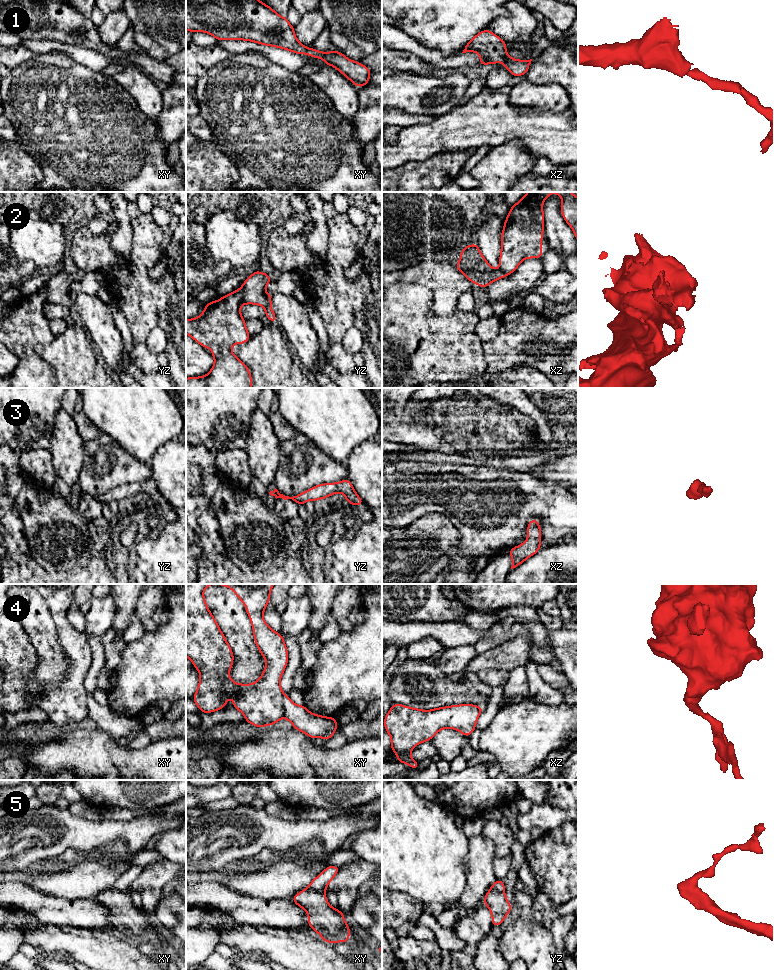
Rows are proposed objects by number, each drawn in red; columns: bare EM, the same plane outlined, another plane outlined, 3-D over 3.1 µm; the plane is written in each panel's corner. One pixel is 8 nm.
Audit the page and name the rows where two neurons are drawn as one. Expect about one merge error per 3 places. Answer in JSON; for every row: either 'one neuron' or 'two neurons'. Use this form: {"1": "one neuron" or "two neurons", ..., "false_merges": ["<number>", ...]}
{"1": "one neuron", "2": "two neurons", "3": "one neuron", "4": "two neurons", "5": "two neurons", "false_merges": ["2", "4", "5"]}

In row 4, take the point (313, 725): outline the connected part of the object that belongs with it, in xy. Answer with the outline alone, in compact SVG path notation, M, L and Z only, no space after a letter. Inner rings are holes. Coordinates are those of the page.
M286 694L283 695L284 717L293 728L305 733L309 738L322 737L329 740L338 727L334 717L324 717L309 712L304 705L294 704Z

